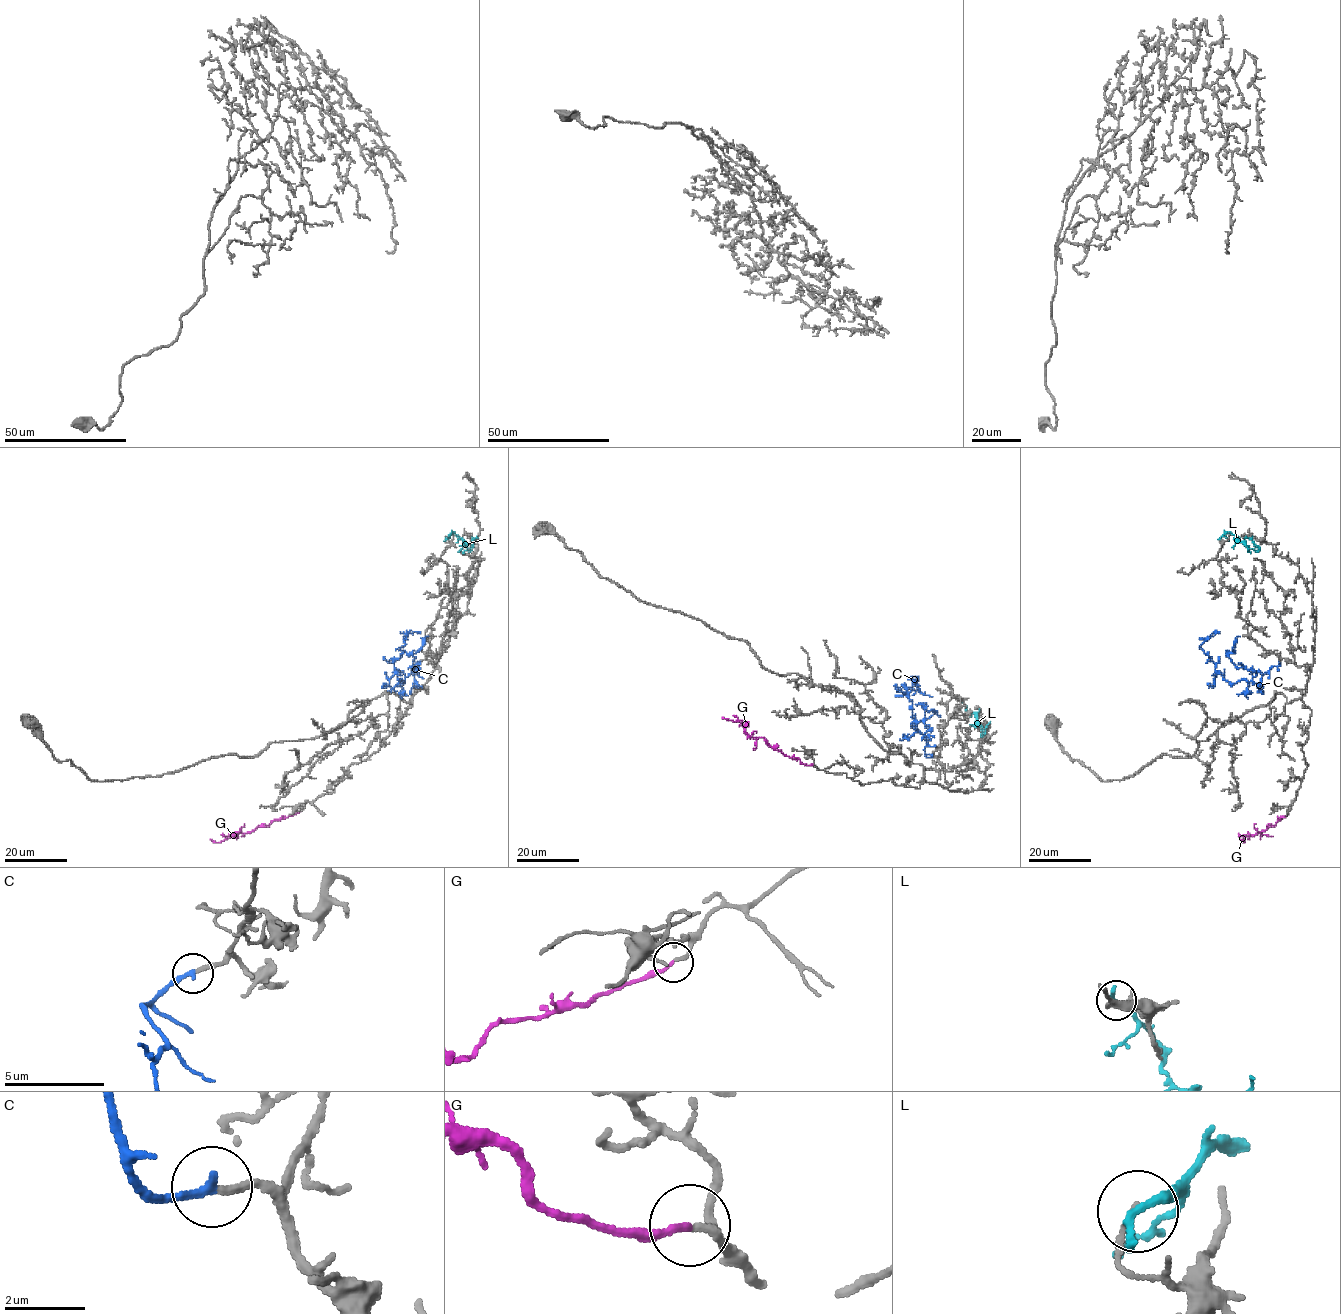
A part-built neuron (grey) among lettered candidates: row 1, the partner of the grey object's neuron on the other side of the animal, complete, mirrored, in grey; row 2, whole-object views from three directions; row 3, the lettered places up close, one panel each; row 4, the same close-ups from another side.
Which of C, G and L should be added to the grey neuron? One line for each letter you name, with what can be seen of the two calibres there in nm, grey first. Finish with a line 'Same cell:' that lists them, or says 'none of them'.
C: calibres 200 and 240 nm
G: calibres 180 and 170 nm
Same cell: C, G

